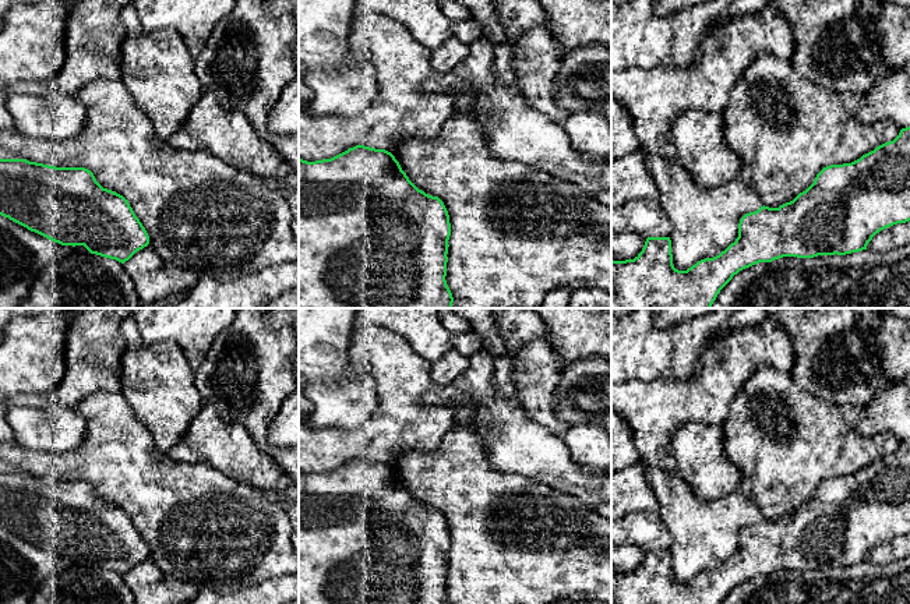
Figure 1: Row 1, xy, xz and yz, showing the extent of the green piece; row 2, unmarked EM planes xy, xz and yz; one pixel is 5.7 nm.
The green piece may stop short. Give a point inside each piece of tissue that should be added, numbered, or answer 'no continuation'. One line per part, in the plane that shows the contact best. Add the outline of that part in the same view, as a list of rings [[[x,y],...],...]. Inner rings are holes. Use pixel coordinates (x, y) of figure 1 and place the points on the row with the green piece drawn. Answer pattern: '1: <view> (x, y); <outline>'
1: xy (66, 251); [[[54,243],[54,244],[57,246],[57,248],[60,251],[60,257],[54,262],[49,264],[46,266],[46,269],[49,269],[53,264],[61,262],[61,261],[68,259],[68,258],[71,258],[74,255],[91,254],[84,246],[73,247],[73,246],[61,246],[59,243]]]

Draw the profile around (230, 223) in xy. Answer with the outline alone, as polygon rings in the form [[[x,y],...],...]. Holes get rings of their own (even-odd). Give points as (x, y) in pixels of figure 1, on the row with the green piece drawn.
[[[99,80],[82,86],[77,100],[85,107],[82,130],[68,139],[27,138],[14,128],[0,130],[0,146],[21,158],[56,167],[85,167],[107,190],[123,195],[149,236],[149,247],[166,262],[229,282],[267,266],[299,261],[299,241],[292,232],[292,211],[286,195],[262,177],[233,167],[205,151],[183,151],[161,139],[152,121],[120,80]]]

